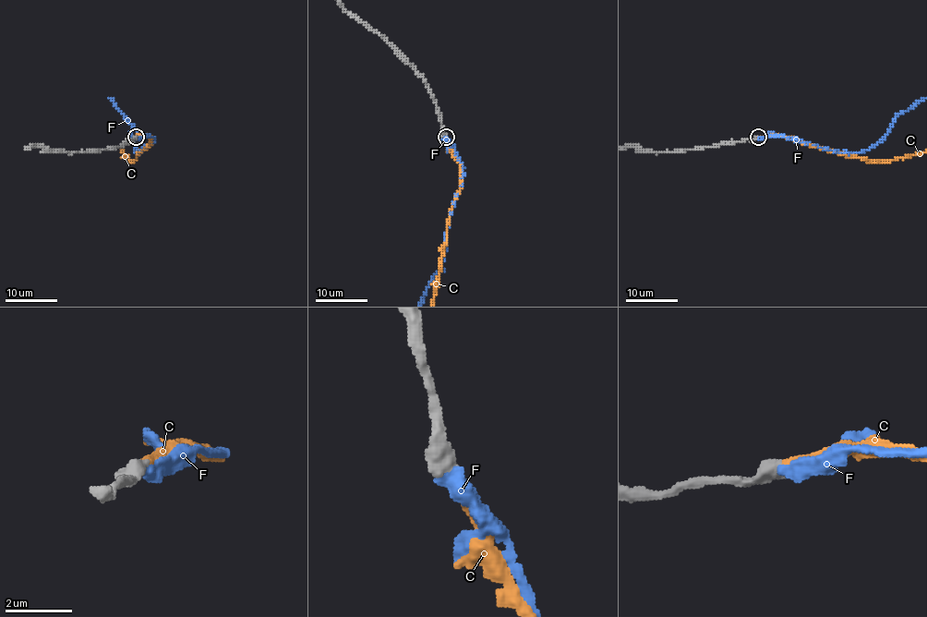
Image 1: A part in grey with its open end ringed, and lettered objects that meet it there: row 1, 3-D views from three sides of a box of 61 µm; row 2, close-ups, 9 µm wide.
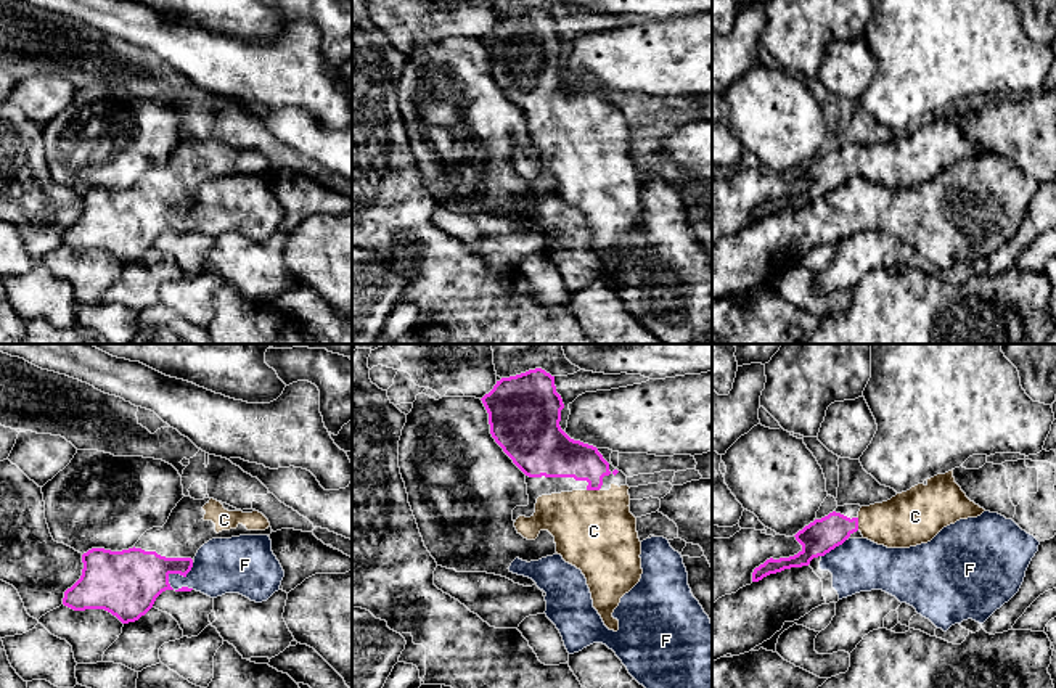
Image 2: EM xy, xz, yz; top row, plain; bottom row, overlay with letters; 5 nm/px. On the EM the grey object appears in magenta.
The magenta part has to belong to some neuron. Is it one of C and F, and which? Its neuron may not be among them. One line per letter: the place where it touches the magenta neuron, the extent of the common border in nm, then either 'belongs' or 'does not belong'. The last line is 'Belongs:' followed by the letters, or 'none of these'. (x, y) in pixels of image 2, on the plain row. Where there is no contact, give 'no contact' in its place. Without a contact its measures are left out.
C: yz (857, 163) | 70 nm | belongs
F: xy (176, 212) | 170 nm | does not belong
Belongs: C

